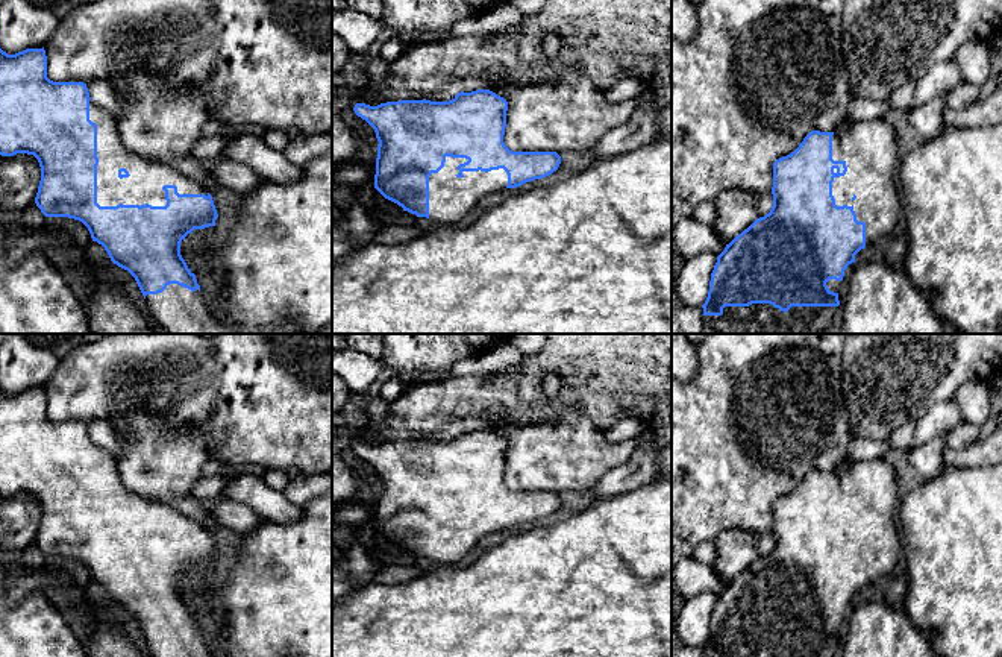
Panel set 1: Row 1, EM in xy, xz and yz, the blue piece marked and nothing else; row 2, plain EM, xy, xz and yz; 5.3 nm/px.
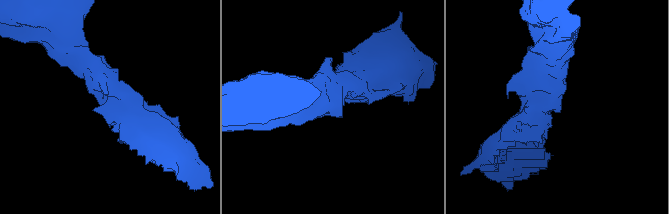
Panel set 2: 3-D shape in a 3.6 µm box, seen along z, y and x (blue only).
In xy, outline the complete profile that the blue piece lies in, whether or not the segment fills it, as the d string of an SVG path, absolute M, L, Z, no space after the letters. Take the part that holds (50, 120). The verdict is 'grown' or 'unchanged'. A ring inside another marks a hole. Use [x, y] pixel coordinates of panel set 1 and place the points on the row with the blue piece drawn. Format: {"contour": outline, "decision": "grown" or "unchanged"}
{"contour": "M0 49L0 155L33 155L41 167L35 197L45 217L68 217L82 222L92 241L105 247L111 261L136 281L150 311L150 323L159 334L261 334L232 326L221 311L212 311L197 284L196 275L180 255L180 243L194 229L215 226L218 217L212 196L197 181L173 165L142 158L129 150L112 114L102 109L83 82L53 82L47 77L47 56L42 49L26 49L8 55Z", "decision": "grown"}

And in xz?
{"contour": "M490 90L461 91L449 102L349 106L374 129L379 141L374 188L403 211L443 226L461 222L482 197L543 179L561 164L556 152L512 152L505 146L508 102Z", "decision": "grown"}

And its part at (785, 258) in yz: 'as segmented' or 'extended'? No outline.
extended

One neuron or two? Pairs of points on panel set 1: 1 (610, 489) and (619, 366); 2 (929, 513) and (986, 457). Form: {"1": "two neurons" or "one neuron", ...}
{"1": "two neurons", "2": "two neurons"}

